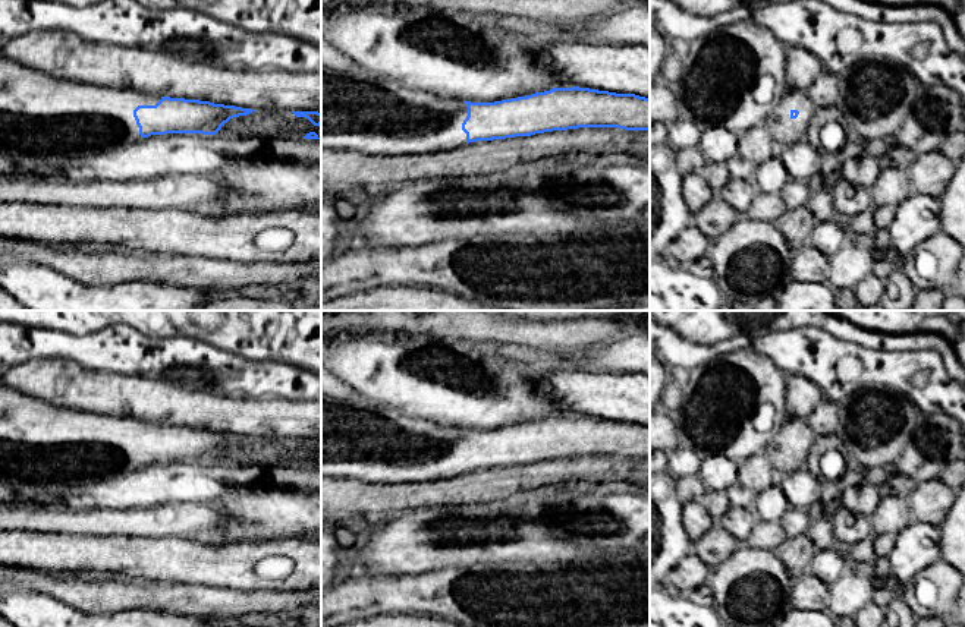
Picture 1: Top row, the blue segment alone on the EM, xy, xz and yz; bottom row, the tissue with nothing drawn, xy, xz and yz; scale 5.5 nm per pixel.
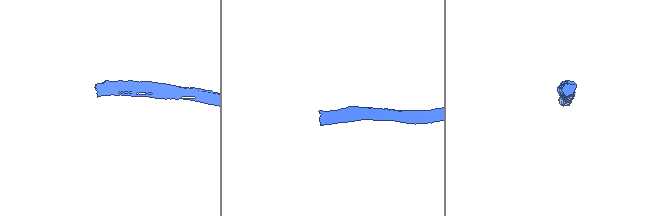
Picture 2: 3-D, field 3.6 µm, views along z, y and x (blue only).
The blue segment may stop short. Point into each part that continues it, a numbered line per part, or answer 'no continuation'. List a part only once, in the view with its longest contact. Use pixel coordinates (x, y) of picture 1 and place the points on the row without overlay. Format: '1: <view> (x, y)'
1: xy (40, 443)

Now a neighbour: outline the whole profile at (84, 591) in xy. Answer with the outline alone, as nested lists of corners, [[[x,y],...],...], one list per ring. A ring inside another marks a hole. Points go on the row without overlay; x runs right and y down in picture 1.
[[[0,567],[0,583],[19,590],[45,593],[85,612],[151,609],[180,615],[220,617],[238,621],[246,614],[267,612],[282,618],[321,606],[321,590],[282,593],[241,592],[202,585],[167,583],[125,574],[48,573]]]

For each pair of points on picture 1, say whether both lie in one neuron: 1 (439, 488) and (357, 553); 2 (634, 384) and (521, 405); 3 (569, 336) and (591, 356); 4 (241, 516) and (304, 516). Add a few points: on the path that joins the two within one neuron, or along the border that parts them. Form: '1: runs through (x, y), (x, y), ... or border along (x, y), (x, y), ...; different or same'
1: border along (445, 504), (390, 510), (377, 517); different
2: border along (525, 378), (543, 394), (575, 413); different
3: border along (616, 337), (607, 342), (555, 350); different
4: runs through (257, 516), (288, 516); same

